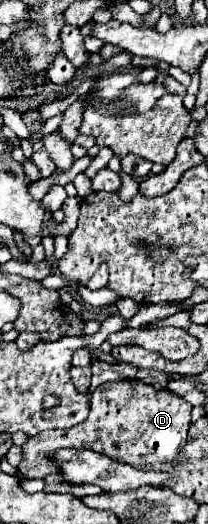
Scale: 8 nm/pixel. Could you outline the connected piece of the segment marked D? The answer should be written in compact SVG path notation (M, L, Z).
M122 380L116 384L102 384L92 394L90 416L70 430L46 430L26 440L22 446L22 462L18 470L26 478L44 478L56 472L48 456L58 448L76 448L100 452L116 462L130 466L144 466L154 462L170 462L186 444L190 428L192 406L170 390L156 390L142 380Z

